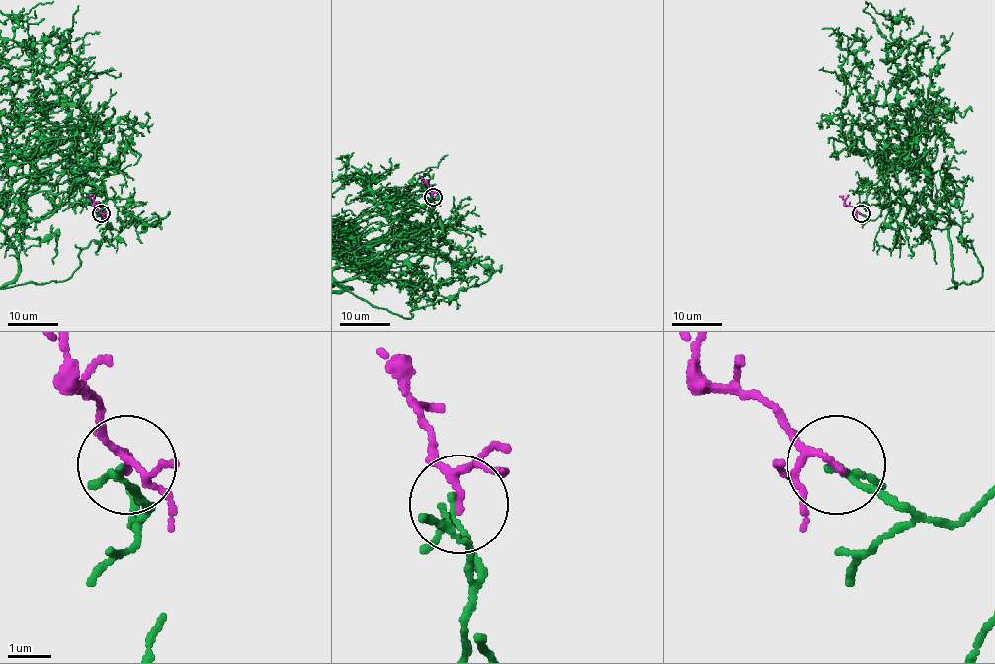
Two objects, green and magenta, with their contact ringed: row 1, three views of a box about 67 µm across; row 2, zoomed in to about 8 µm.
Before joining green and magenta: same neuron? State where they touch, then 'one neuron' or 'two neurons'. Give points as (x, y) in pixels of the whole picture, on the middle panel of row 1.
at (433, 197); two neurons

